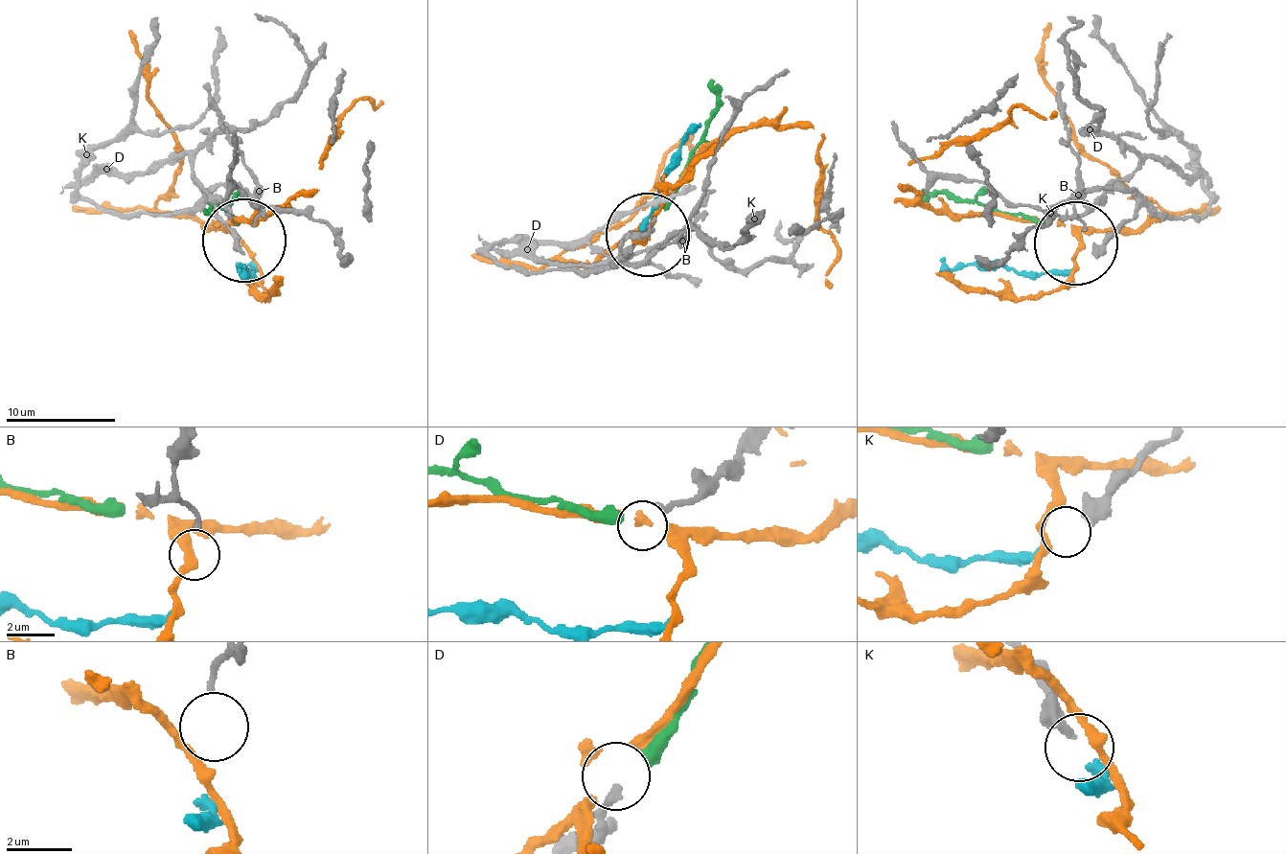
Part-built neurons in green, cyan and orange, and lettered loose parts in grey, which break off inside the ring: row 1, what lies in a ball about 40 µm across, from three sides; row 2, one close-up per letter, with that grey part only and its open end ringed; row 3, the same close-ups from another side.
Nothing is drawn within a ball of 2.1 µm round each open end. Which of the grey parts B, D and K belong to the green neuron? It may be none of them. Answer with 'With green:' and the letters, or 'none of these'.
With green: none of these

